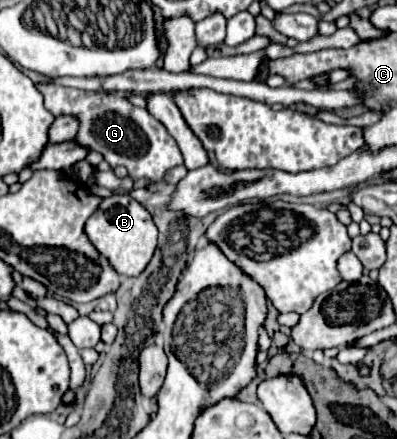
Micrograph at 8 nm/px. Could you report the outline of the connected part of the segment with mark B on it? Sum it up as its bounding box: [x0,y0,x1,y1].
[85,196,157,276]

